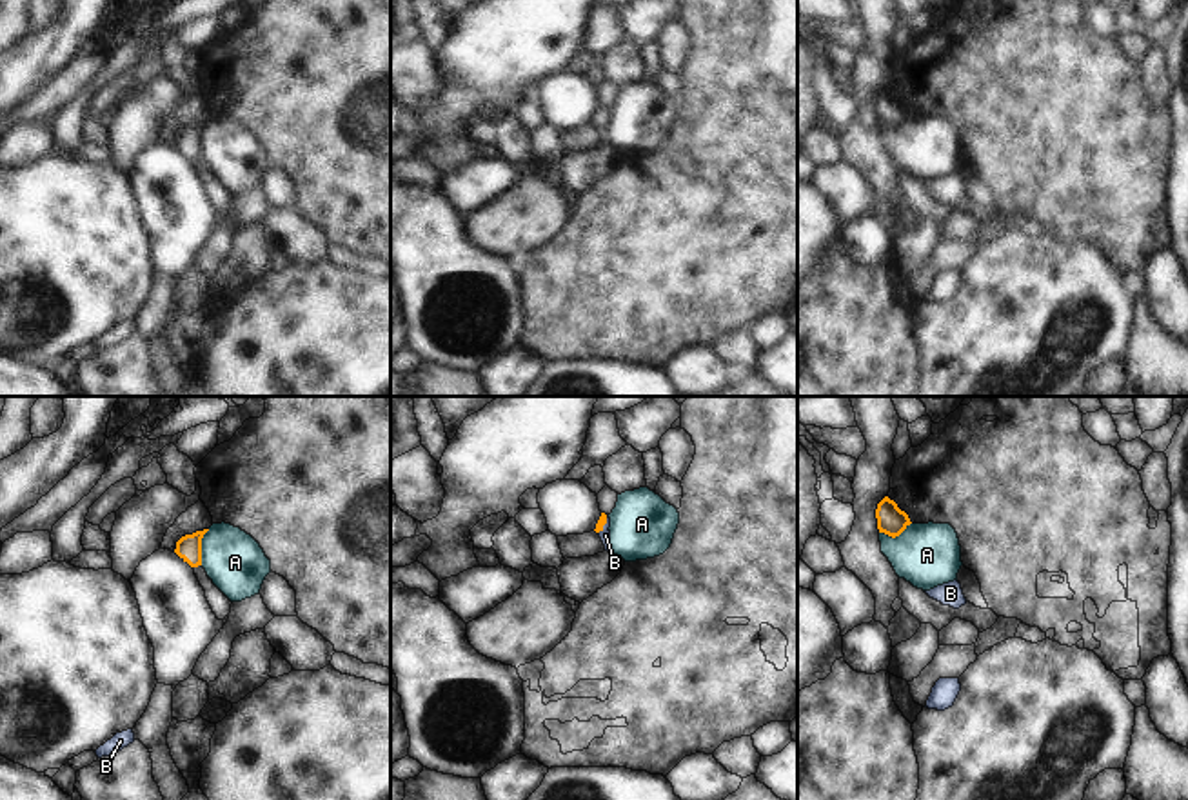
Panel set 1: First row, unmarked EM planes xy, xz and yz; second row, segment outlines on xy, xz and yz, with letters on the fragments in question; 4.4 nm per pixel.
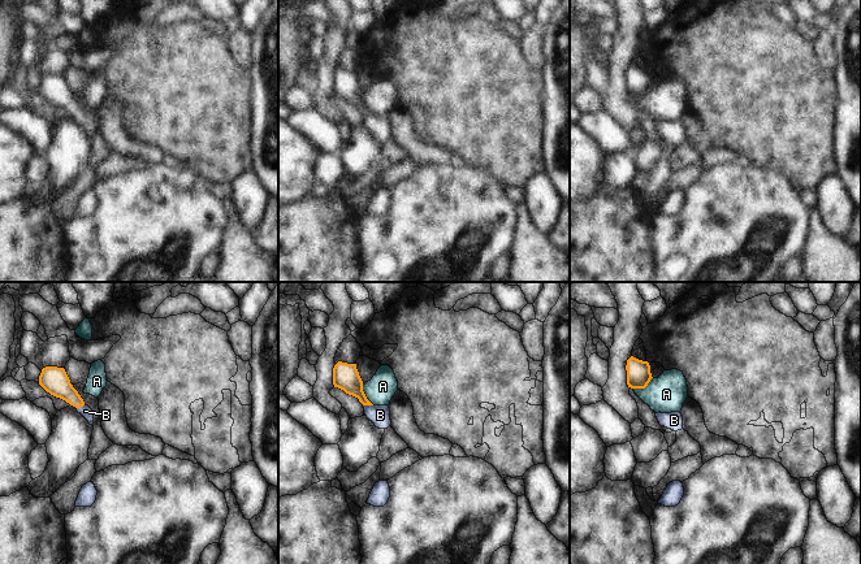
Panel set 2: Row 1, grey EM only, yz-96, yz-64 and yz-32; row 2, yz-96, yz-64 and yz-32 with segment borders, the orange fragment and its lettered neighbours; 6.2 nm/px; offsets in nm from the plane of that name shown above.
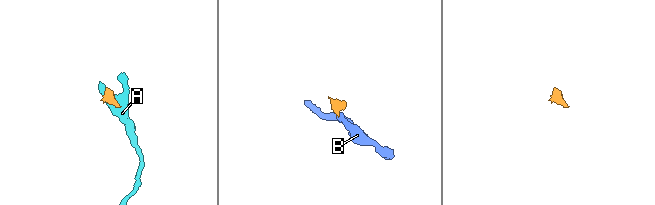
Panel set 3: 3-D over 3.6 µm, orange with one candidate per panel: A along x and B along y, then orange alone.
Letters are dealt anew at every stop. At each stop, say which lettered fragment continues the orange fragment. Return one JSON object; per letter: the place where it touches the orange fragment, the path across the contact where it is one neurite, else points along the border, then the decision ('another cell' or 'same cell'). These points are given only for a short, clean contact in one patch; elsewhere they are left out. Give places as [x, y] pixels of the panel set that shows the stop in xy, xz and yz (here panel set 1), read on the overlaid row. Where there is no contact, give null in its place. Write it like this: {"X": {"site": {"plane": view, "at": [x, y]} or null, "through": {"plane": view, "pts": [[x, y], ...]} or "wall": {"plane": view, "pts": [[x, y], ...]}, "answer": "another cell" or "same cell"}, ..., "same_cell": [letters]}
{"A": {"site": {"plane": "xy", "at": [200, 548]}, "wall": {"plane": "xy", "pts": [[209, 530], [202, 539], [200, 564]]}, "answer": "another cell"}, "B": {"site": {"plane": "xz", "at": [603, 524]}, "through": {"plane": "xz", "pts": [[602, 520], [603, 524], [605, 535]]}, "answer": "same cell"}, "same_cell": ["B"]}

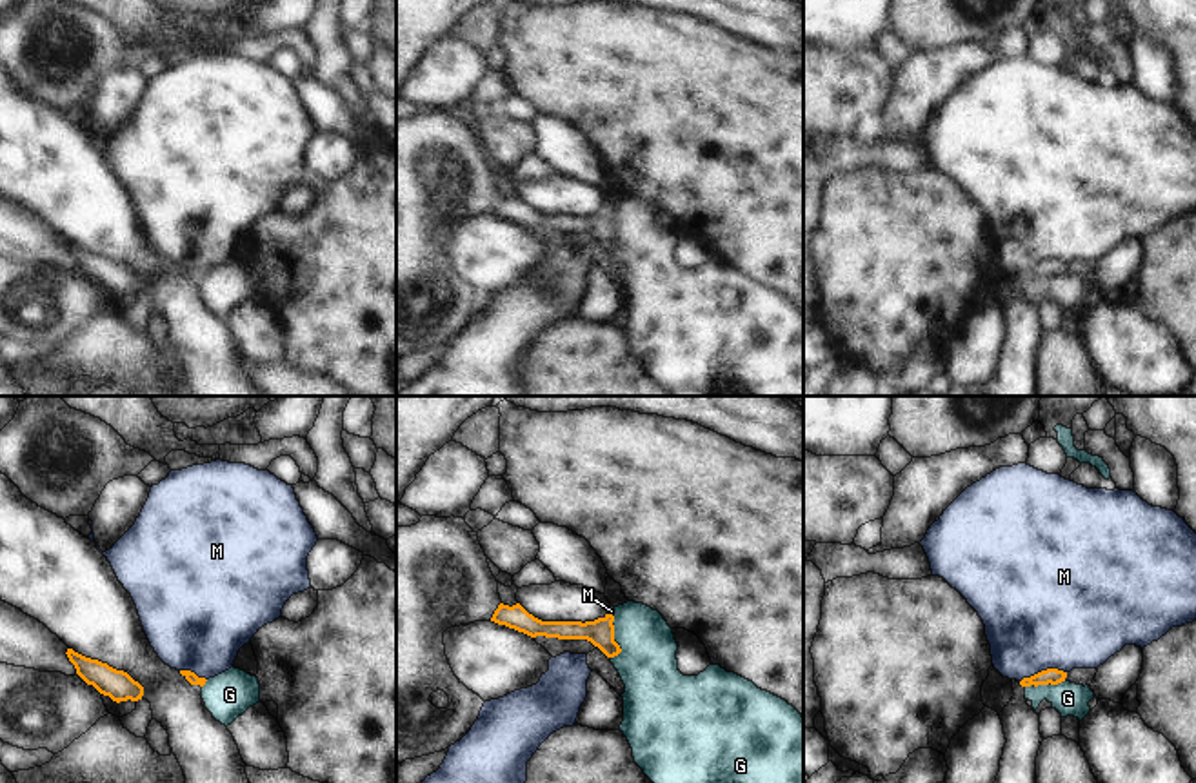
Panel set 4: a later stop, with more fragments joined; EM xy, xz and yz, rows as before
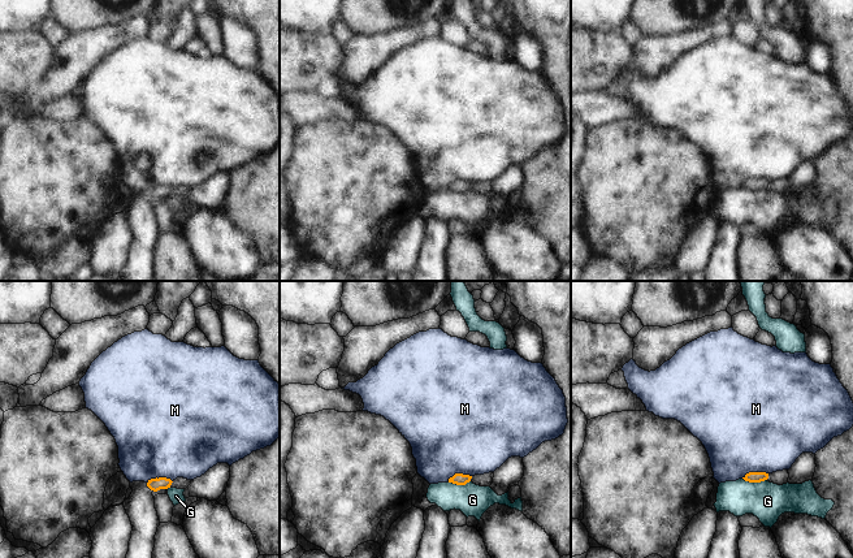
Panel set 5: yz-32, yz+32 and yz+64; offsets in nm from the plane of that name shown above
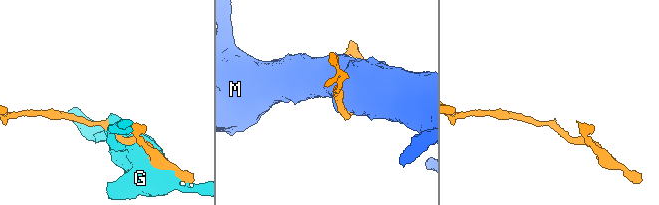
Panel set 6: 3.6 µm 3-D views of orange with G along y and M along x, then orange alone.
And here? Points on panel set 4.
{"G": {"site": {"plane": "xz", "at": [613, 638]}, "answer": "another cell"}, "M": {"site": {"plane": "yz", "at": [1042, 671]}, "wall": {"plane": "yz", "pts": [[1066, 671], [1042, 669], [1020, 682]]}, "answer": "another cell"}, "same_cell": []}

